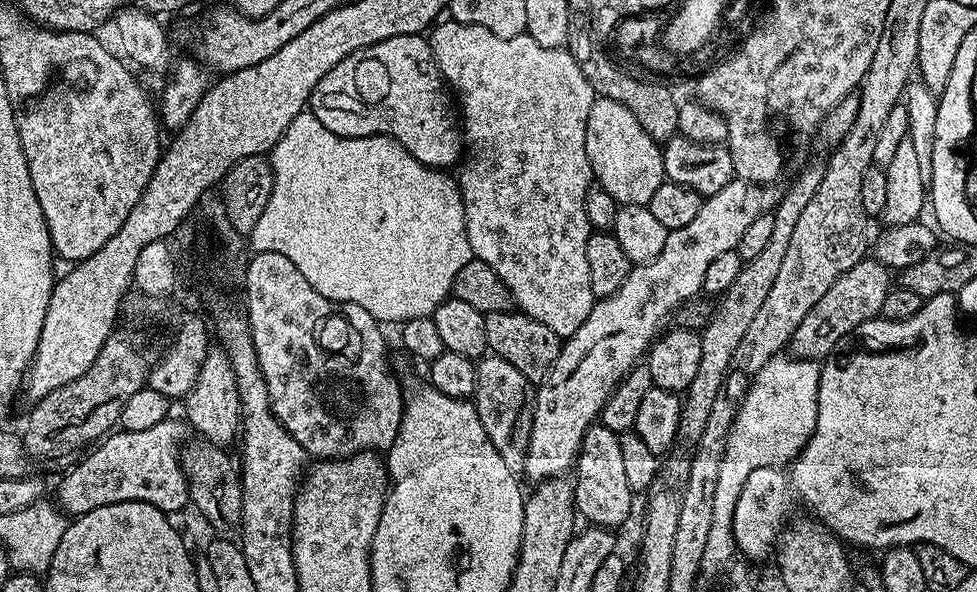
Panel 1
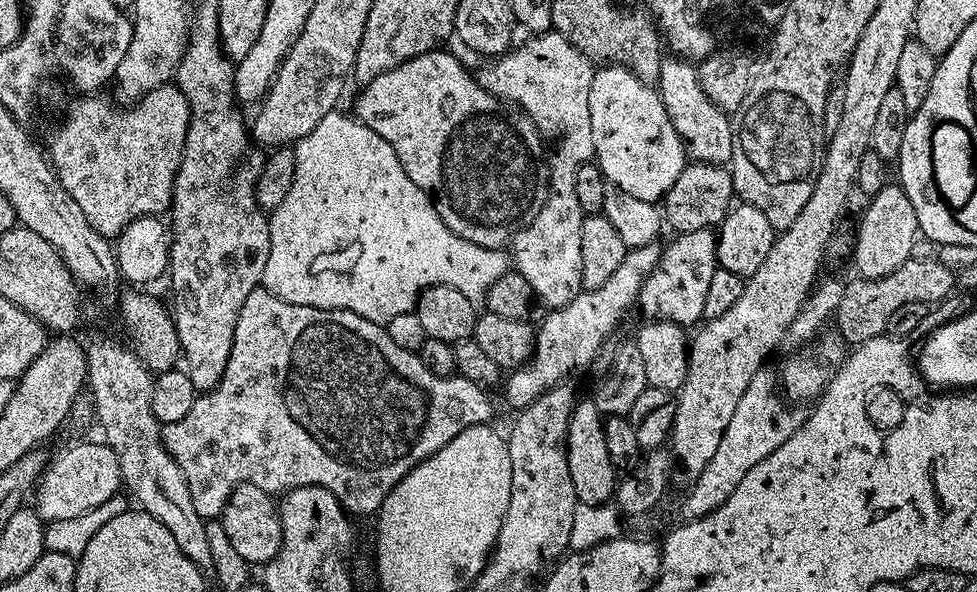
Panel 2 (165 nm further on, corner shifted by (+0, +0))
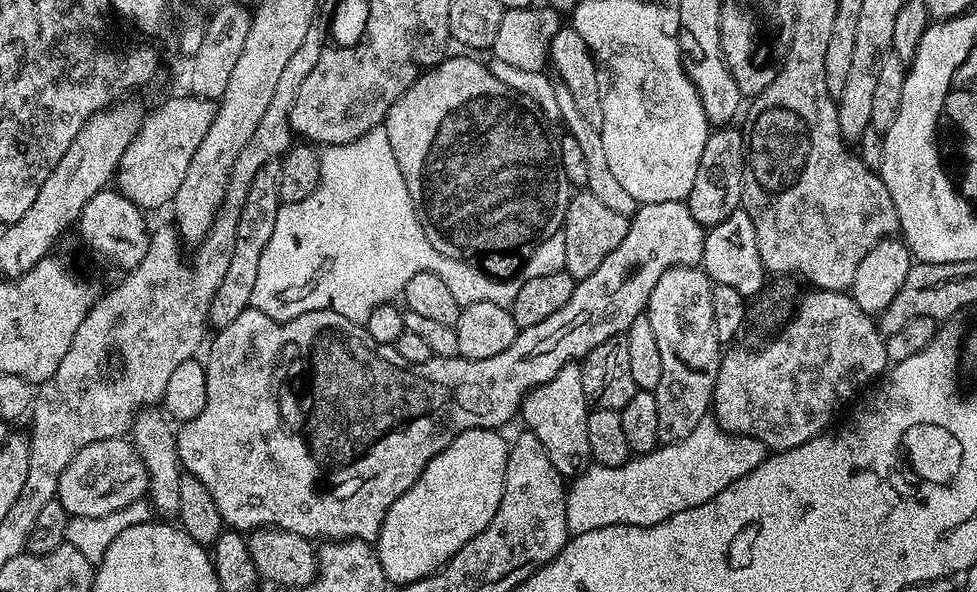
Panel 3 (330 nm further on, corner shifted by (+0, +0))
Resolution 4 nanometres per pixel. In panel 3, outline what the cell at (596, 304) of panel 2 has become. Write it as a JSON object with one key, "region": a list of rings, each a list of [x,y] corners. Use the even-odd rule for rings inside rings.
{"region":[[[683,200],[639,205],[628,221],[626,238],[618,242],[618,247],[613,252],[606,254],[606,259],[598,266],[598,270],[594,270],[594,274],[590,274],[590,278],[576,281],[576,289],[574,294],[570,294],[570,302],[566,302],[562,310],[550,314],[546,322],[538,322],[538,326],[519,329],[514,342],[510,342],[510,346],[506,346],[502,354],[494,354],[494,358],[467,360],[462,355],[433,356],[426,362],[415,364],[406,362],[406,358],[402,358],[402,354],[398,354],[393,345],[374,342],[364,324],[355,324],[350,318],[342,318],[342,314],[329,308],[310,310],[298,318],[281,322],[262,314],[262,310],[249,306],[246,310],[242,310],[242,314],[238,314],[238,318],[234,318],[234,322],[230,322],[230,326],[215,333],[216,337],[208,348],[208,360],[203,361],[206,370],[206,407],[202,410],[202,414],[198,414],[198,418],[183,421],[176,432],[176,453],[180,459],[181,469],[187,475],[198,478],[198,482],[204,483],[206,490],[210,490],[210,494],[214,497],[214,506],[218,506],[220,516],[229,529],[281,528],[309,538],[324,536],[320,538],[325,541],[375,541],[380,535],[380,527],[390,506],[394,506],[394,502],[398,502],[398,498],[402,498],[402,494],[406,494],[406,490],[410,490],[410,486],[418,482],[422,470],[426,470],[428,463],[442,450],[446,450],[446,446],[450,446],[450,442],[454,442],[458,434],[475,428],[503,429],[503,424],[511,416],[515,417],[519,413],[520,404],[527,392],[550,382],[550,378],[554,378],[554,374],[558,374],[562,366],[583,361],[584,356],[590,354],[594,346],[602,346],[606,338],[627,333],[630,322],[645,315],[650,294],[654,294],[654,286],[658,286],[658,278],[662,278],[666,270],[700,264],[705,231],[705,225],[696,221],[694,214],[690,214],[687,203]]]}

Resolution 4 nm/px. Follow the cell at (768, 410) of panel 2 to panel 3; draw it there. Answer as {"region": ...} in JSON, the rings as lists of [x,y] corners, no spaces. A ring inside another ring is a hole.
{"region":[[[709,414],[698,422],[698,426],[694,426],[694,431],[687,438],[682,438],[682,442],[660,444],[653,452],[630,458],[617,468],[597,463],[585,468],[566,488],[566,526],[572,536],[577,536],[586,534],[586,530],[598,530],[615,524],[639,528],[657,524],[674,514],[682,514],[682,510],[710,502],[714,494],[722,494],[730,482],[738,482],[742,474],[750,474],[750,470],[757,468],[769,454],[769,449],[754,438],[722,431],[716,417]]]}

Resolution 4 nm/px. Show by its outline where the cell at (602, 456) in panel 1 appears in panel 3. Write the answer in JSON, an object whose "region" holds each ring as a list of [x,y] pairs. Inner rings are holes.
{"region":[[[573,362],[562,366],[562,370],[558,370],[550,382],[527,392],[520,404],[518,416],[524,419],[523,427],[533,432],[538,442],[542,442],[546,458],[554,462],[554,470],[558,470],[565,478],[575,478],[593,463],[590,437],[586,435],[589,411],[586,390],[582,390],[582,370],[579,363]]]}

